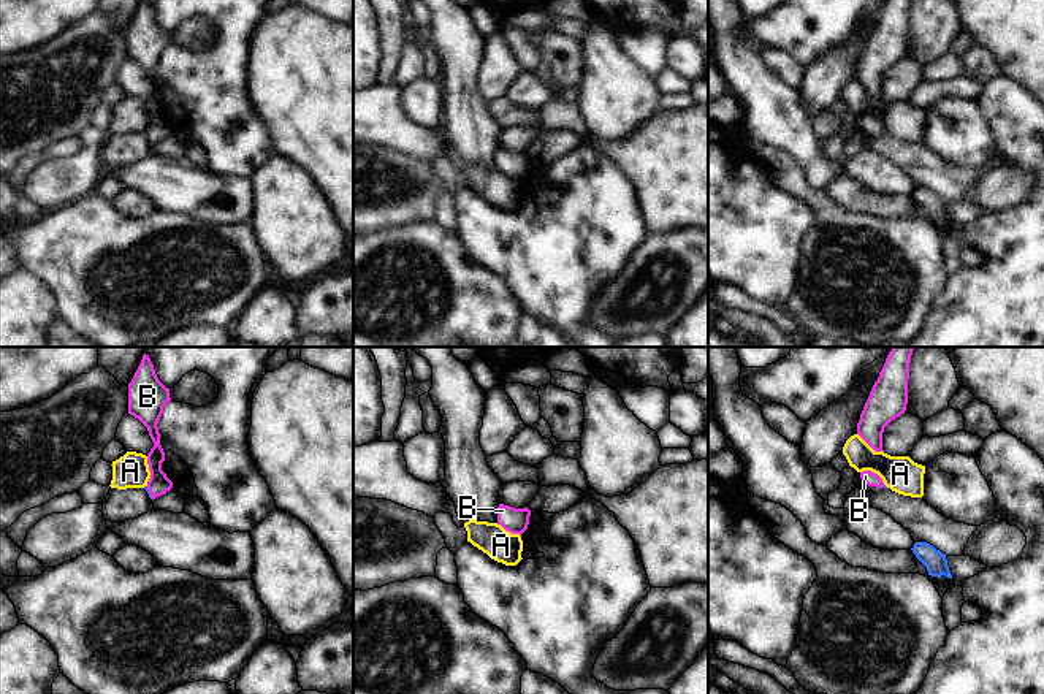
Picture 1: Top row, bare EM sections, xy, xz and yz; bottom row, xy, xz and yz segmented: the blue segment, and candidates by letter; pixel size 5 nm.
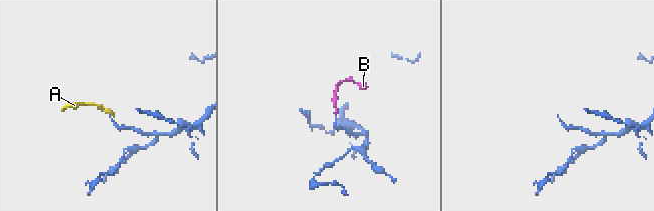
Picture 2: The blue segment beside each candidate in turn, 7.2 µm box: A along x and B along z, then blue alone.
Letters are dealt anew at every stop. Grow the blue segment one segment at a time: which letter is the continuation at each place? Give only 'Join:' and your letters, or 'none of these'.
Join: B.

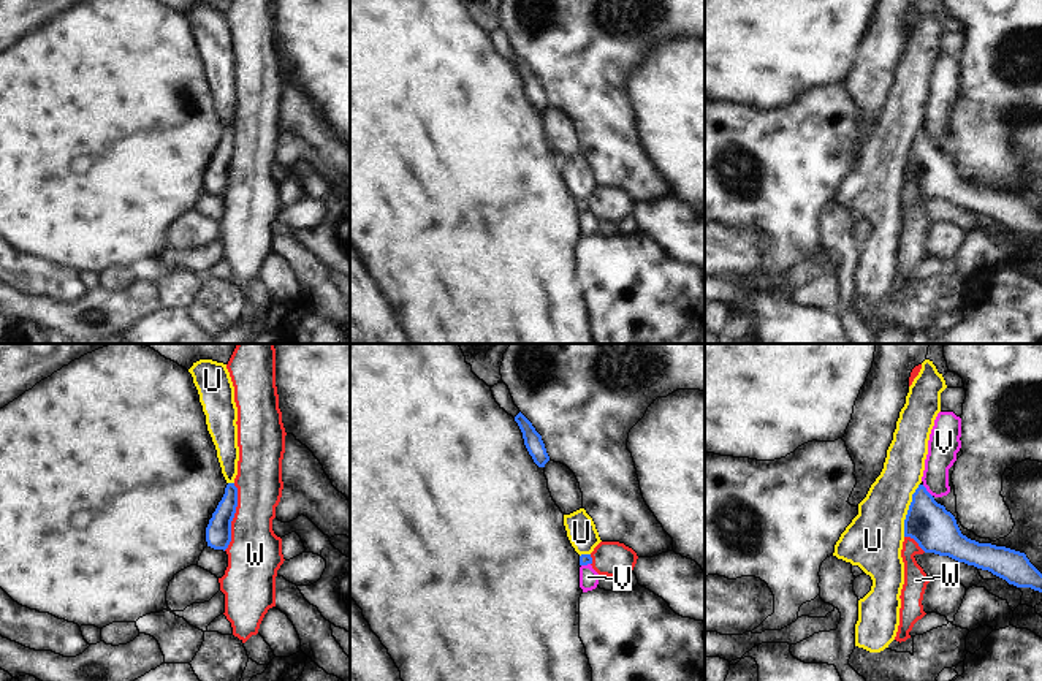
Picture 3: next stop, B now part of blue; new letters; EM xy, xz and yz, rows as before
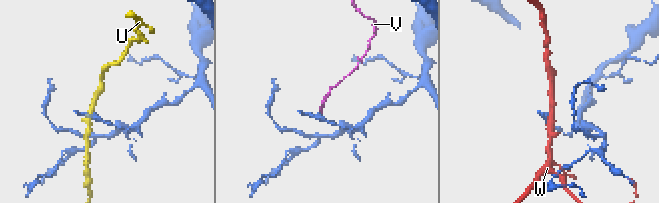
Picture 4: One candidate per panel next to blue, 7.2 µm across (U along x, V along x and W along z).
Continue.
Join: none of these.

